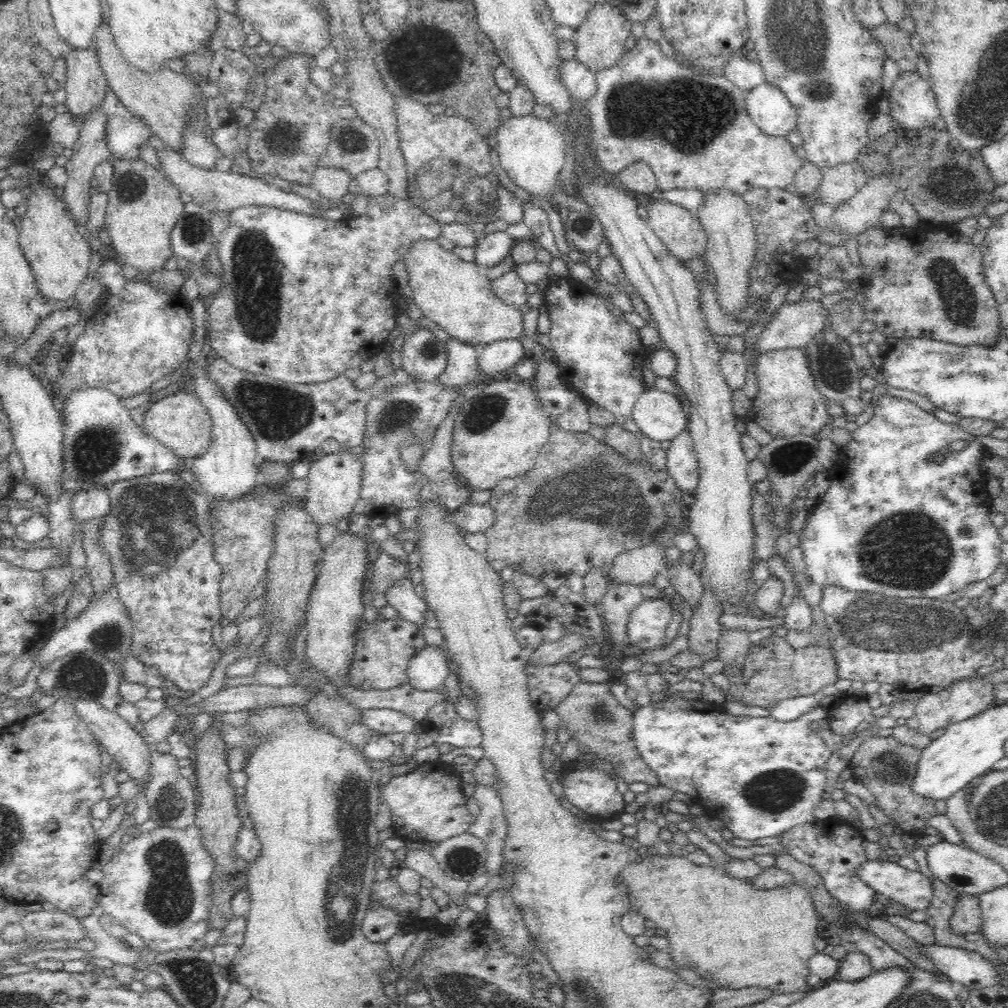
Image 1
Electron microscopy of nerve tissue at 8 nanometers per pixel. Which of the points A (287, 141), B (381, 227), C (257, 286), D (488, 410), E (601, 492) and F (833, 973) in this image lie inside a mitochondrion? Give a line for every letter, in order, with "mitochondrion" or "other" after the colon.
A: mitochondrion
B: other
C: mitochondrion
D: mitochondrion
E: mitochondrion
F: other

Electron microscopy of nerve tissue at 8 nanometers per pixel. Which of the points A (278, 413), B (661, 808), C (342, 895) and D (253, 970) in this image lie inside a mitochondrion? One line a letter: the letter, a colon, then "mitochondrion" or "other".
A: mitochondrion
B: other
C: mitochondrion
D: other

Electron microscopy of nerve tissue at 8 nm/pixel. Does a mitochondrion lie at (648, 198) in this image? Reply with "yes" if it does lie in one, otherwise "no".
no

